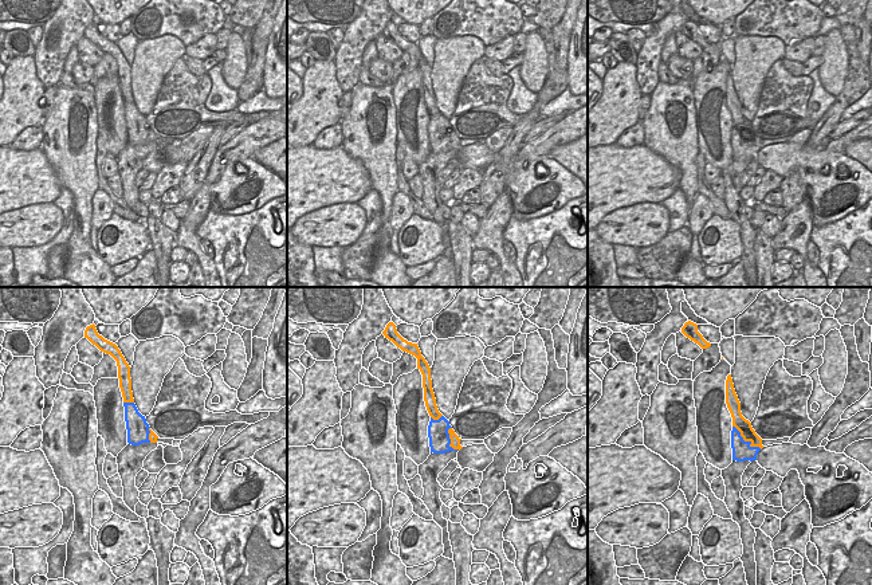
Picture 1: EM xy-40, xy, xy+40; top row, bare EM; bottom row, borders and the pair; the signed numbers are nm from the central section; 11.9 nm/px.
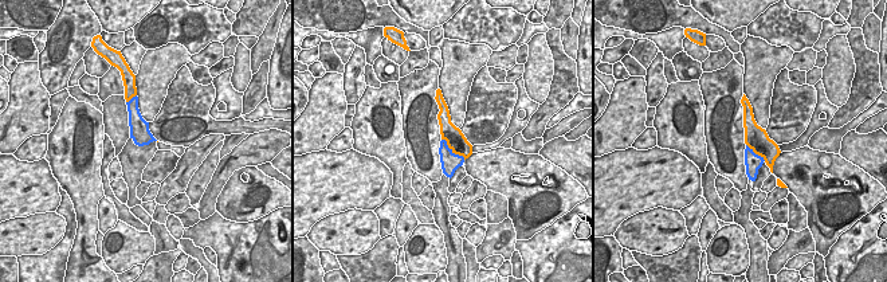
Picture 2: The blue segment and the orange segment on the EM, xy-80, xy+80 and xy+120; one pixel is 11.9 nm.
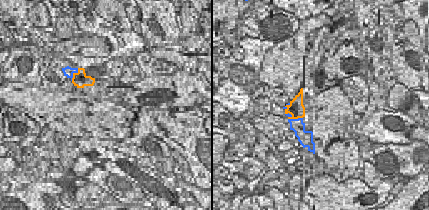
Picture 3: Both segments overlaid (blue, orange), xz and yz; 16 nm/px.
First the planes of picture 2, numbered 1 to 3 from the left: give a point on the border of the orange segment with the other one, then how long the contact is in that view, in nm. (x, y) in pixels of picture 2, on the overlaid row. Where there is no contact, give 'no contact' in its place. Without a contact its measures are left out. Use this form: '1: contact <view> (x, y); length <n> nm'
1: contact xy-80 (132, 98); length 160 nm
2: contact xy+80 (451, 151); length 380 nm
3: contact xy+120 (754, 153); length 320 nm

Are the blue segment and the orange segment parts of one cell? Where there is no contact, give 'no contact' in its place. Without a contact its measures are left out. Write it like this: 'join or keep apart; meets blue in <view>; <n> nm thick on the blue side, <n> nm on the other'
keep apart; meets blue in xy+40; 240 nm thick on the blue side, 170 nm on the other

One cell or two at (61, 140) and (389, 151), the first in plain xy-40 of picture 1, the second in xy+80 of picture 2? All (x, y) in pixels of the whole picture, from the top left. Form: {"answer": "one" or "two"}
{"answer": "one"}

